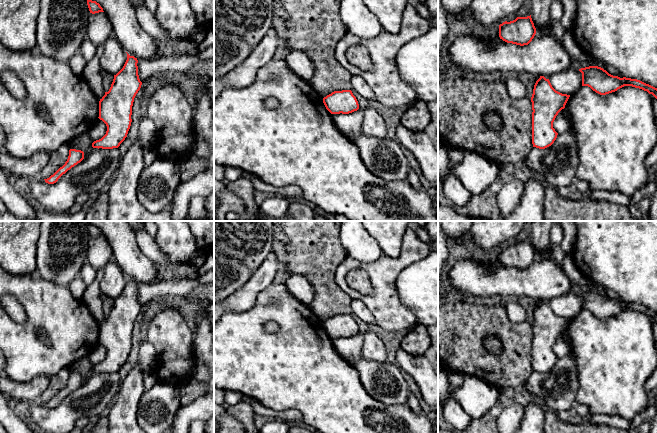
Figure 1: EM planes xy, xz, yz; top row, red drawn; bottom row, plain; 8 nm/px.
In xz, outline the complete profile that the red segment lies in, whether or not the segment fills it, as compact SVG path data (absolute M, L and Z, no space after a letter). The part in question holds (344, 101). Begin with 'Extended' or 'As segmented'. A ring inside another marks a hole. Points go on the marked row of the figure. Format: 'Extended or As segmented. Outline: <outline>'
As segmented. Outline: M351 90L334 91L323 98L323 103L331 114L349 114L359 109Z

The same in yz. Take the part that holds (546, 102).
As segmented. Outline: M544 76L536 81L531 97L533 147L545 149L554 143L558 133L553 128L553 122L565 108L569 97L556 91Z

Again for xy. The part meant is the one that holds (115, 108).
As segmented. Outline: M127 53L123 68L114 75L108 92L99 101L99 119L106 126L106 134L92 143L93 148L118 148L127 137L131 126L134 98L141 88L138 60Z

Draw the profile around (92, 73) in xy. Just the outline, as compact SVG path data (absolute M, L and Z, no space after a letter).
M103 45L97 47L95 56L90 61L87 61L87 64L82 72L82 77L86 80L91 90L99 100L105 95L102 68L99 62L103 54L103 50Z

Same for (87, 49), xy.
M85 38L80 46L79 53L86 61L90 61L96 54L97 47L89 38Z

